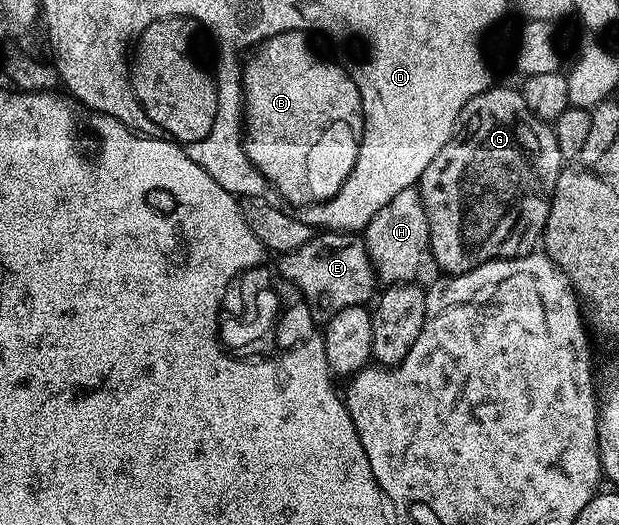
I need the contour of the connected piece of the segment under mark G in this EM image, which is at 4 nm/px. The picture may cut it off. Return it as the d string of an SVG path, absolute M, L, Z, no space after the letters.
M491 85L464 105L458 122L460 126L450 136L444 149L432 157L428 169L424 169L416 184L428 213L429 254L434 254L442 270L439 272L447 276L463 275L488 261L518 259L521 255L531 254L539 246L548 221L554 186L558 174L564 170L553 126L534 116L517 86Z

